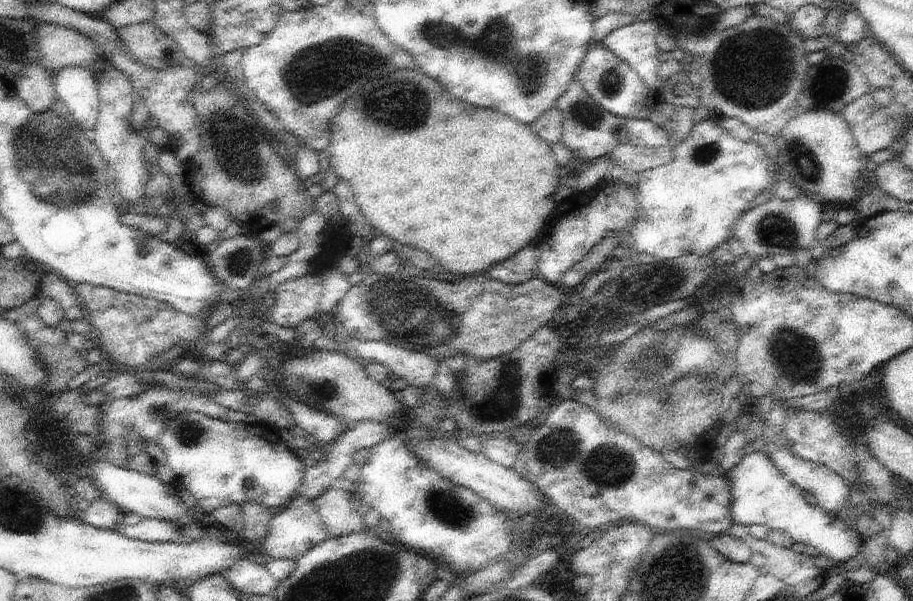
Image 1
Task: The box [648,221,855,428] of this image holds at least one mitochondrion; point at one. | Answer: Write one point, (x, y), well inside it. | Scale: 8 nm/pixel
(797, 357)

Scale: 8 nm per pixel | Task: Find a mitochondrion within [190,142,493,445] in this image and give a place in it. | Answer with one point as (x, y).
(409, 312)

